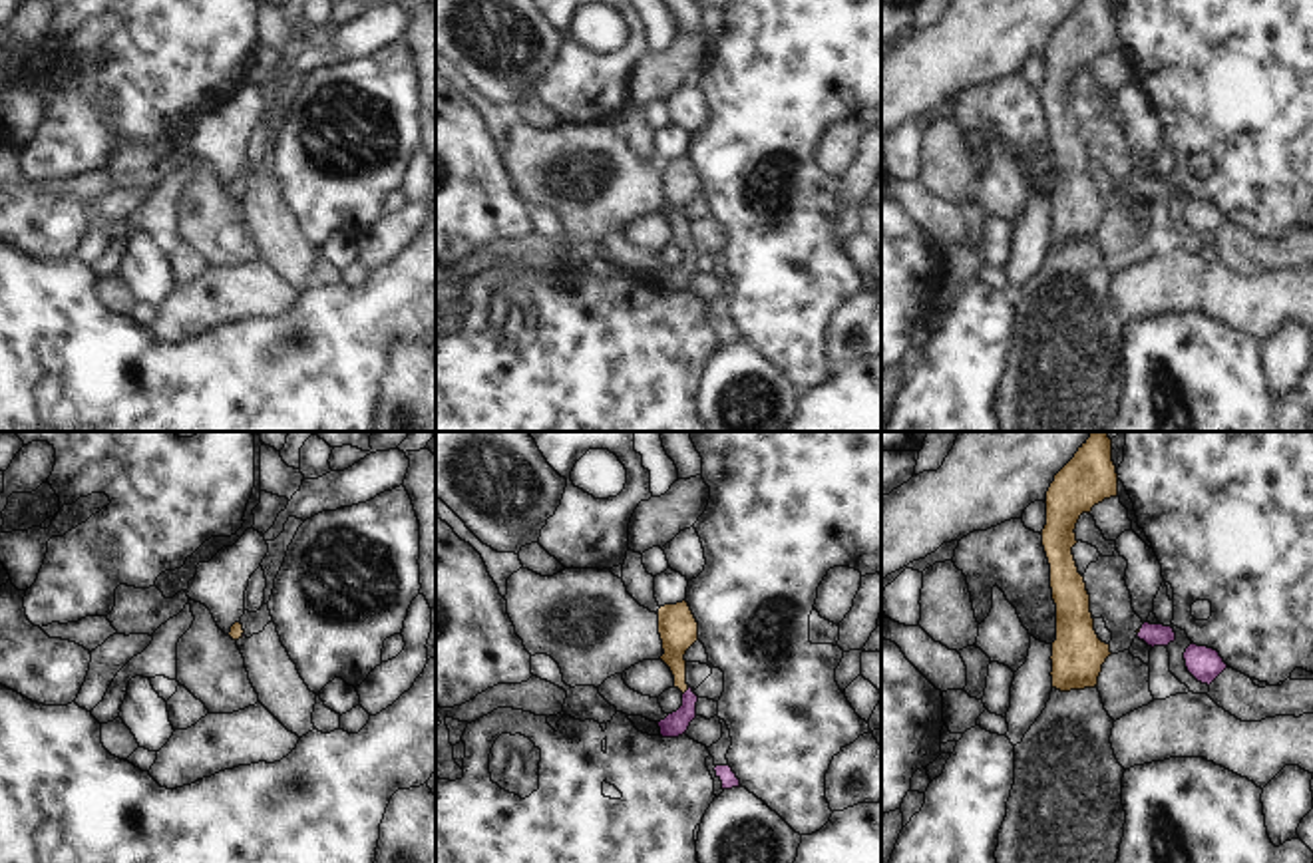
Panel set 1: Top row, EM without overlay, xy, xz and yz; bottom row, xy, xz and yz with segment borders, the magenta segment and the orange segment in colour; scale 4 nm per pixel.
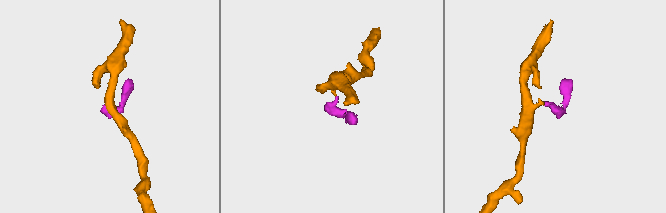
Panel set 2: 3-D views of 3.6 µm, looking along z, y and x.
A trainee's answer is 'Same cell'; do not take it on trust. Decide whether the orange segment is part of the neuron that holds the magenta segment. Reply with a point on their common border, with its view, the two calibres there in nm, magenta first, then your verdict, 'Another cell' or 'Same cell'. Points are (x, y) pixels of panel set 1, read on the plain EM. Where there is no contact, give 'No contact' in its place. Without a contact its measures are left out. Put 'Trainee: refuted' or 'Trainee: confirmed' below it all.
Touches magenta at xz (687, 245). Thickness 100 nm (magenta) against 160 nm. Same cell.
Trainee: confirmed

